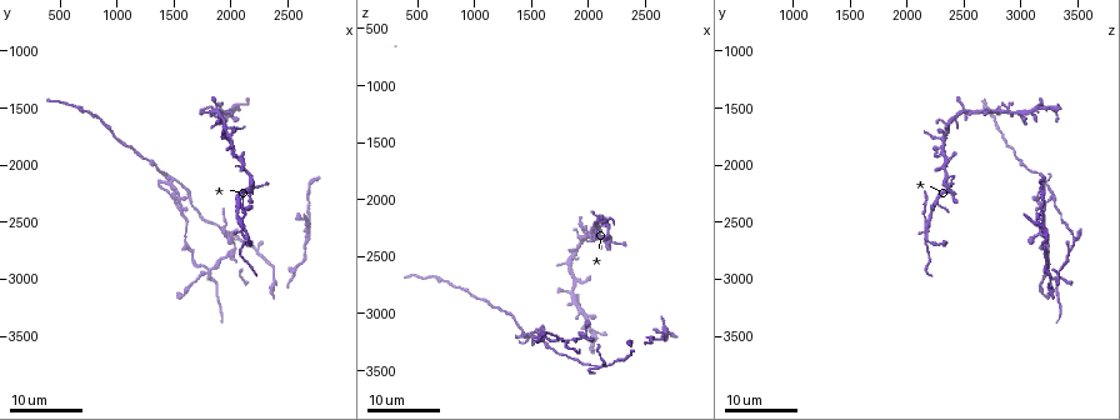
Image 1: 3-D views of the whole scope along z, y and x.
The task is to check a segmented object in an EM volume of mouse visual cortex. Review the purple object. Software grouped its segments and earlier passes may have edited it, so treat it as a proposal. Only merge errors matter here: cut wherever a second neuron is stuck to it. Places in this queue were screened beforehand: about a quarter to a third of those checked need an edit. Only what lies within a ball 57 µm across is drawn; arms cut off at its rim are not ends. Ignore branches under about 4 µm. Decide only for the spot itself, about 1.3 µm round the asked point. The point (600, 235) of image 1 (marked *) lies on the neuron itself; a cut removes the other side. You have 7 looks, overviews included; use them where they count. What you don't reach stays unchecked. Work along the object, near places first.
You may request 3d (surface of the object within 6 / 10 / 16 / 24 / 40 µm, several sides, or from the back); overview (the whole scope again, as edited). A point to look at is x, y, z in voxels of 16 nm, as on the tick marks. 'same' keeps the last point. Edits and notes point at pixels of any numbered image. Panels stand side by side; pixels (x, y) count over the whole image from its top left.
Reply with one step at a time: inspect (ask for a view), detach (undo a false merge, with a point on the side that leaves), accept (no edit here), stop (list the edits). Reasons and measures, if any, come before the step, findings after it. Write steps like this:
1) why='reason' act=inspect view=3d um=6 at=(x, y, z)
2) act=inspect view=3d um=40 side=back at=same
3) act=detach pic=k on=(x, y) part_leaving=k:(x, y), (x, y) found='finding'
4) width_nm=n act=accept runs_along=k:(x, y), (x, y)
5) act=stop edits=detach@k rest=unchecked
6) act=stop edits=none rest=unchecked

why='three-way junction' act=inspect view=3d um=24 at=(2220, 2180, 2360)

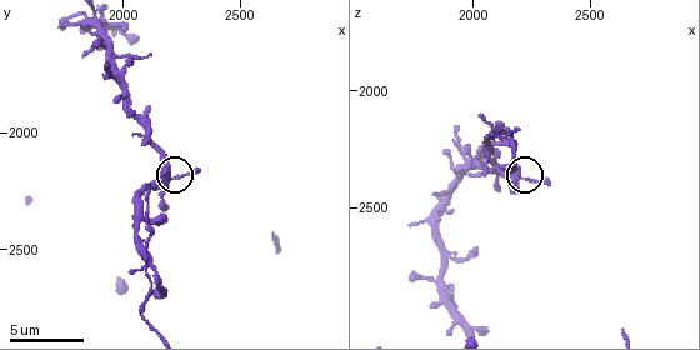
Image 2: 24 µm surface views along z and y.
act=inspect view=3d um=6 at=(2180, 2200, 2370)

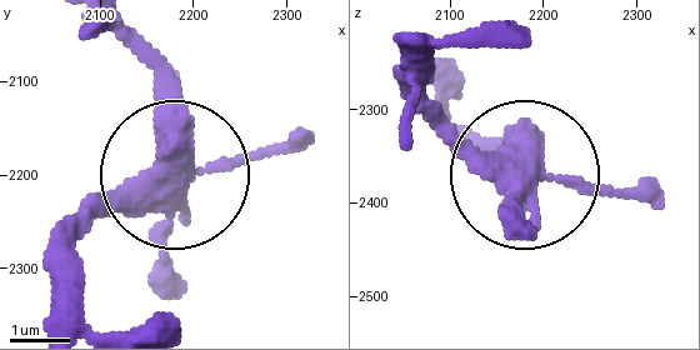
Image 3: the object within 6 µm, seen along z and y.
arms=3 act=accept found='all the same neuron'

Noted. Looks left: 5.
act=inspect view=3d um=6 at=(2080, 2600, 2150)

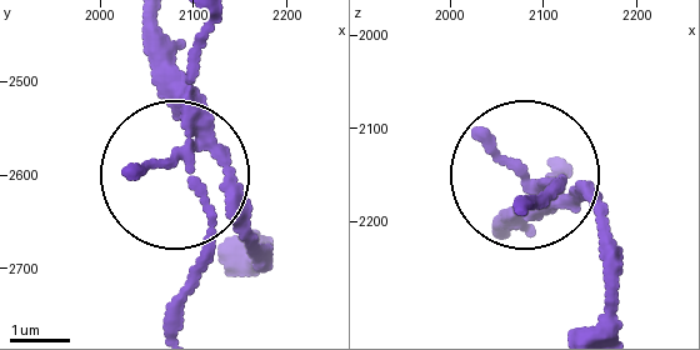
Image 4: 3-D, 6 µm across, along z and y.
why='from behind' act=inspect view=3d um=6 side=back at=(2080, 2590, 2150)

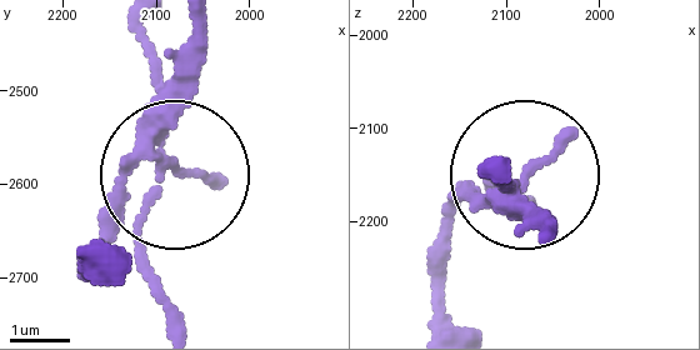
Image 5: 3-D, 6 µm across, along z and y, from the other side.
side_arm_um=8 act=detach pic=5 on=(138, 39) found='a second neuron is stuck on'

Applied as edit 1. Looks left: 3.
act=inspect view=3d um=24 at=(2000, 2800, 3240)

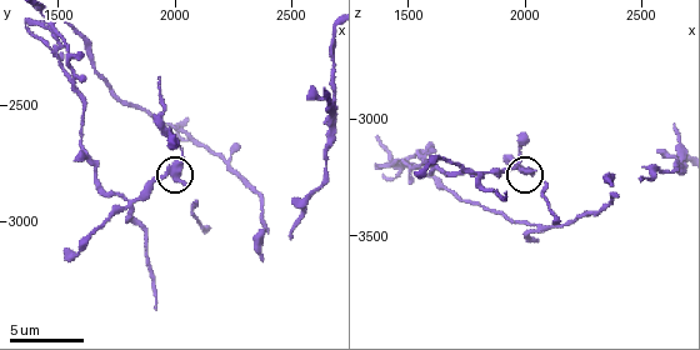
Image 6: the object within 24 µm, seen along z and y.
why='closer look' act=inspect view=3d um=10 at=(2020, 2800, 3230)

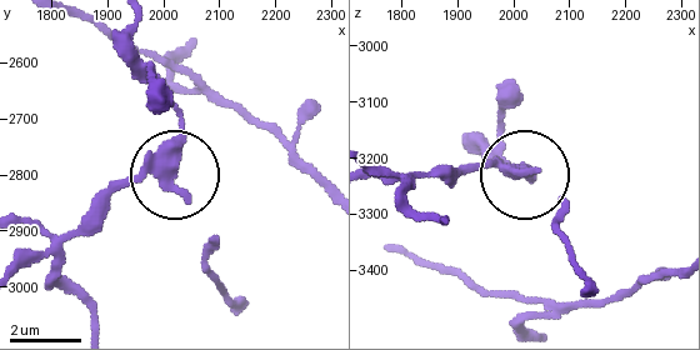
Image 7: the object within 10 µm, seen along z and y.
side_arm_um=6 act=detach pic=7 on=(105, 195) part_leaving=7:(149, 165), (63, 234), (26, 225) found='a second neuron is stuck on'

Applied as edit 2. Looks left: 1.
act=stop edits=detach@5,detach@7 rest=unchecked

